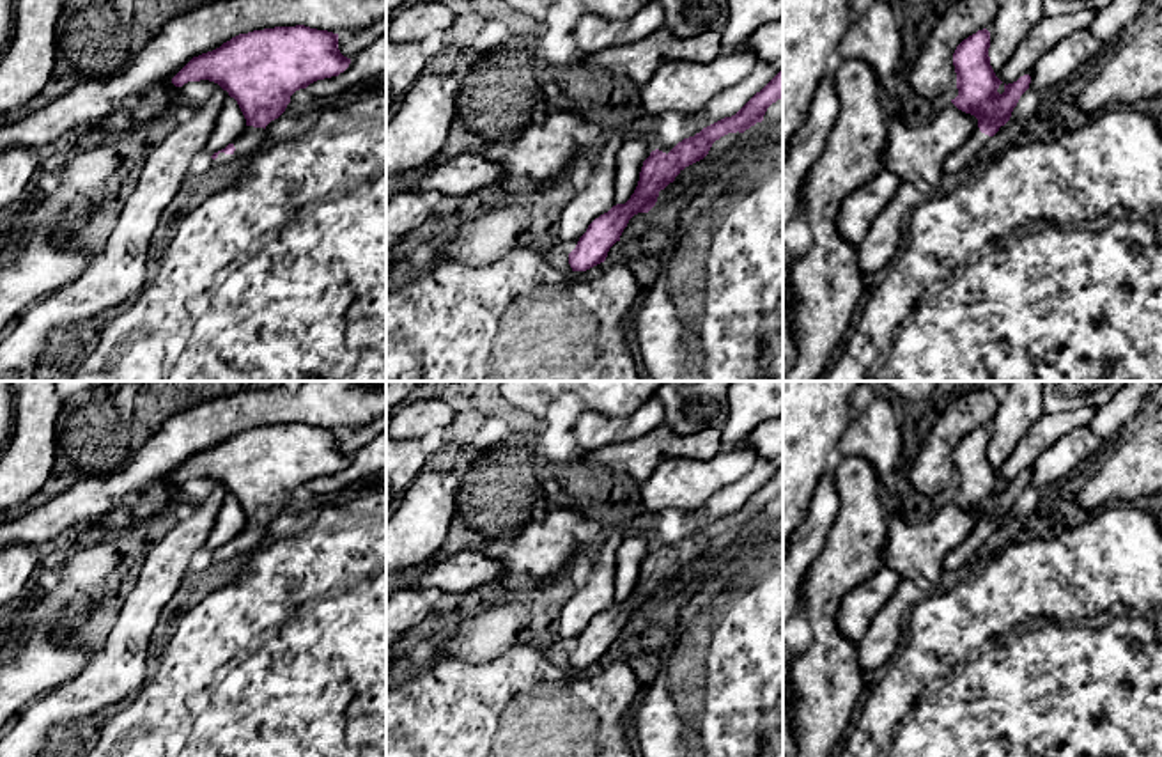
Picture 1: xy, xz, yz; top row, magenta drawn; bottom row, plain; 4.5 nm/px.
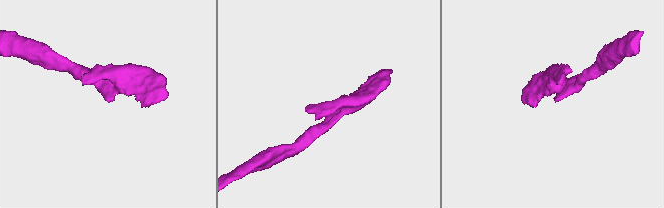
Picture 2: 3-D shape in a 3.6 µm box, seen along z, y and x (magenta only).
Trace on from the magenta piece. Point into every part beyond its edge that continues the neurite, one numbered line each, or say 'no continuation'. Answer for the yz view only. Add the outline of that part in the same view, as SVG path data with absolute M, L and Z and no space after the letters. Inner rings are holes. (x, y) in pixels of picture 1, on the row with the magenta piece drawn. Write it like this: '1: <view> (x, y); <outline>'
1: yz (964, 156); M976 128L967 142L946 158L944 174L955 176L965 167L972 165L990 138L992 137L981 133L980 128Z

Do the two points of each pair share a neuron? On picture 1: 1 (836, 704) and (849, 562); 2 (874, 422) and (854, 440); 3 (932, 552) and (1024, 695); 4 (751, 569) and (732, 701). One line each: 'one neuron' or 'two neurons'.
1: one neuron
2: one neuron
3: two neurons
4: one neuron

